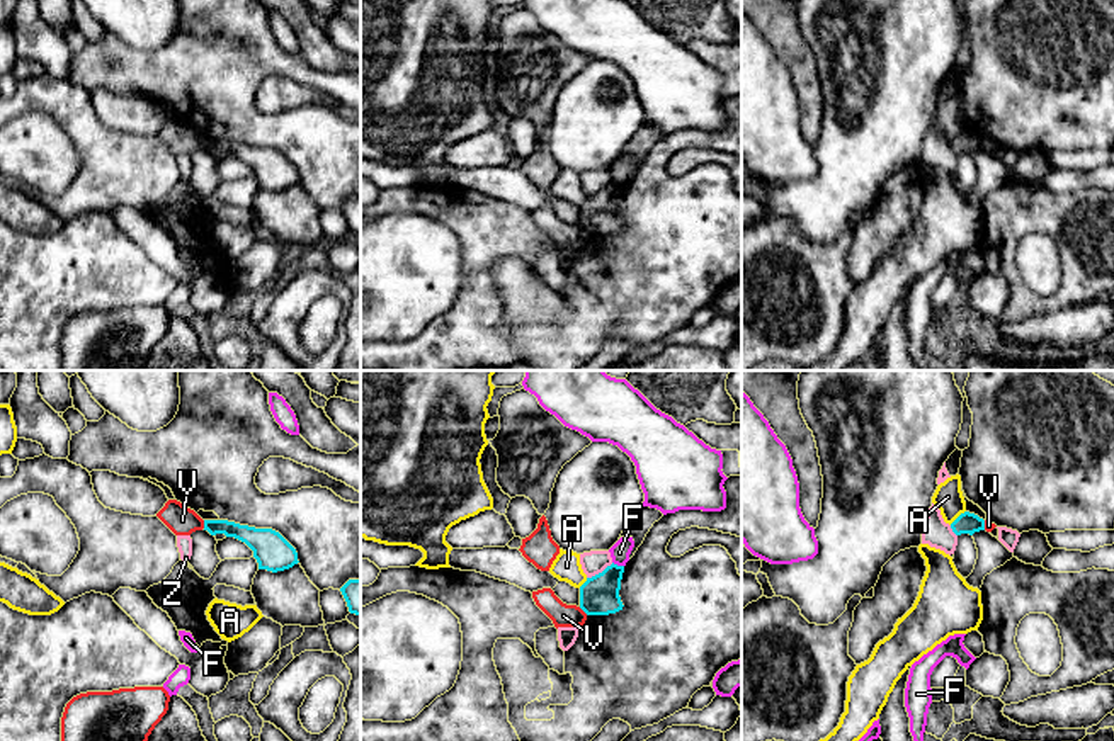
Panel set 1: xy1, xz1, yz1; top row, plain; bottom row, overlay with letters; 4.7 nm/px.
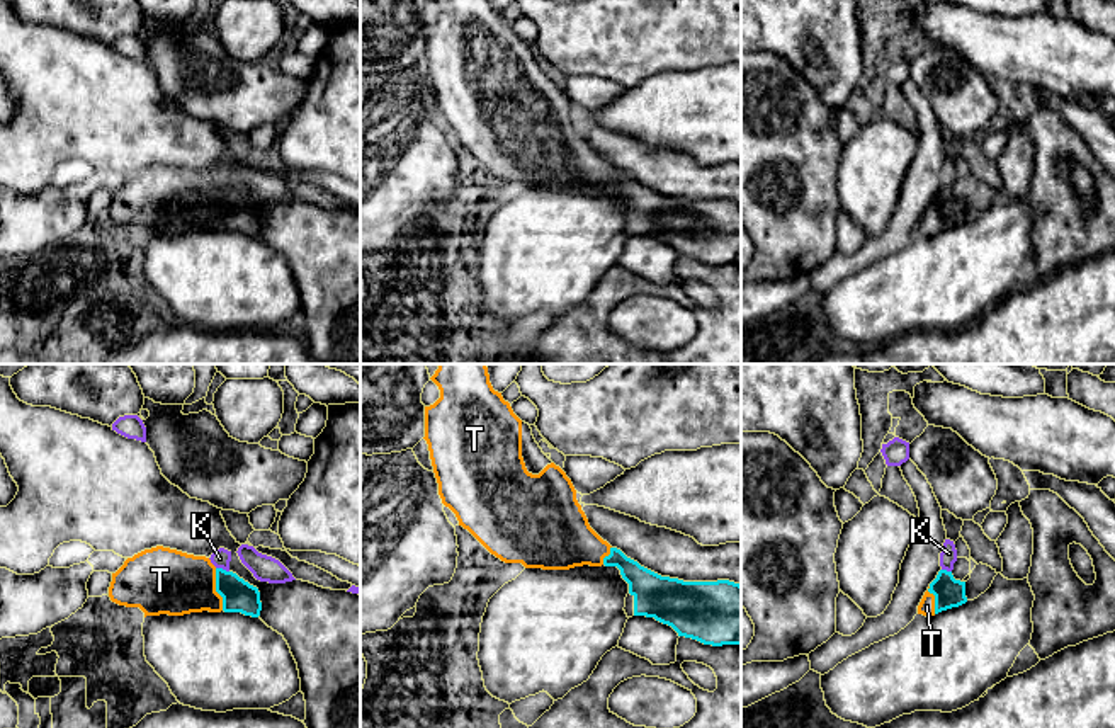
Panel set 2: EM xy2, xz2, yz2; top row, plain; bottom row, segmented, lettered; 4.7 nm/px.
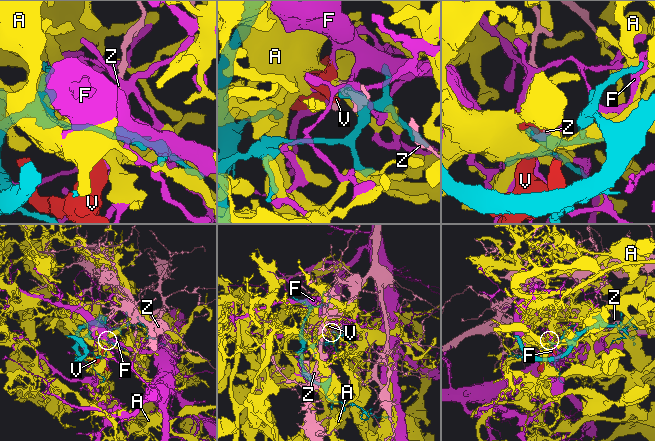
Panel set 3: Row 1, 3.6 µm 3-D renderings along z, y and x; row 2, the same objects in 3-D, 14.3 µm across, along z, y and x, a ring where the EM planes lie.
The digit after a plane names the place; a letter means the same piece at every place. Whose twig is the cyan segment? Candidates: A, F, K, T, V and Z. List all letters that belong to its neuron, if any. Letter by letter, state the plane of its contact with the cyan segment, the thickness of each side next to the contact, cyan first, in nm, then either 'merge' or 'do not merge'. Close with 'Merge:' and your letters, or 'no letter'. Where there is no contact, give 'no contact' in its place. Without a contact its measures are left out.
A: yz1 | 100/140 nm | do not merge
F: xz1 | 190/90 nm | do not merge
K: xy2 | 160/90 nm | do not merge
T: xy2 | 160/300 nm | merge
V: xy1 | 100/140 nm | do not merge
Z: xz1 | 190/110 nm | do not merge
Merge: T

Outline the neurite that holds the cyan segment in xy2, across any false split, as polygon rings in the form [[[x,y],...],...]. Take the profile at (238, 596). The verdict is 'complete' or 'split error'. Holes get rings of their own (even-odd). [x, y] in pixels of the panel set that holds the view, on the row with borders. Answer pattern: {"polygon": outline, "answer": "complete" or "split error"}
{"polygon": [[[156,546],[144,549],[112,573],[109,587],[112,602],[139,607],[146,616],[184,616],[190,612],[241,612],[258,617],[262,611],[260,592],[233,572],[216,568],[209,558],[194,556],[177,549]]], "answer": "split error"}

